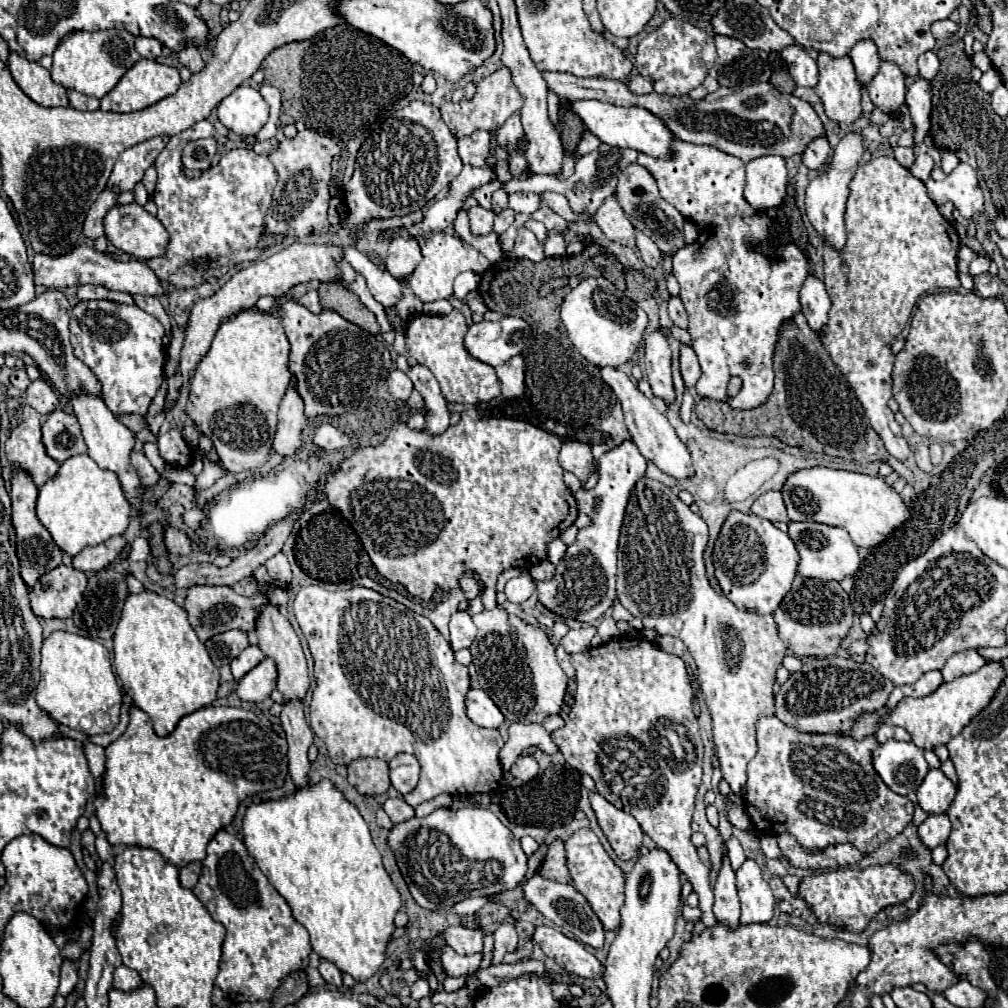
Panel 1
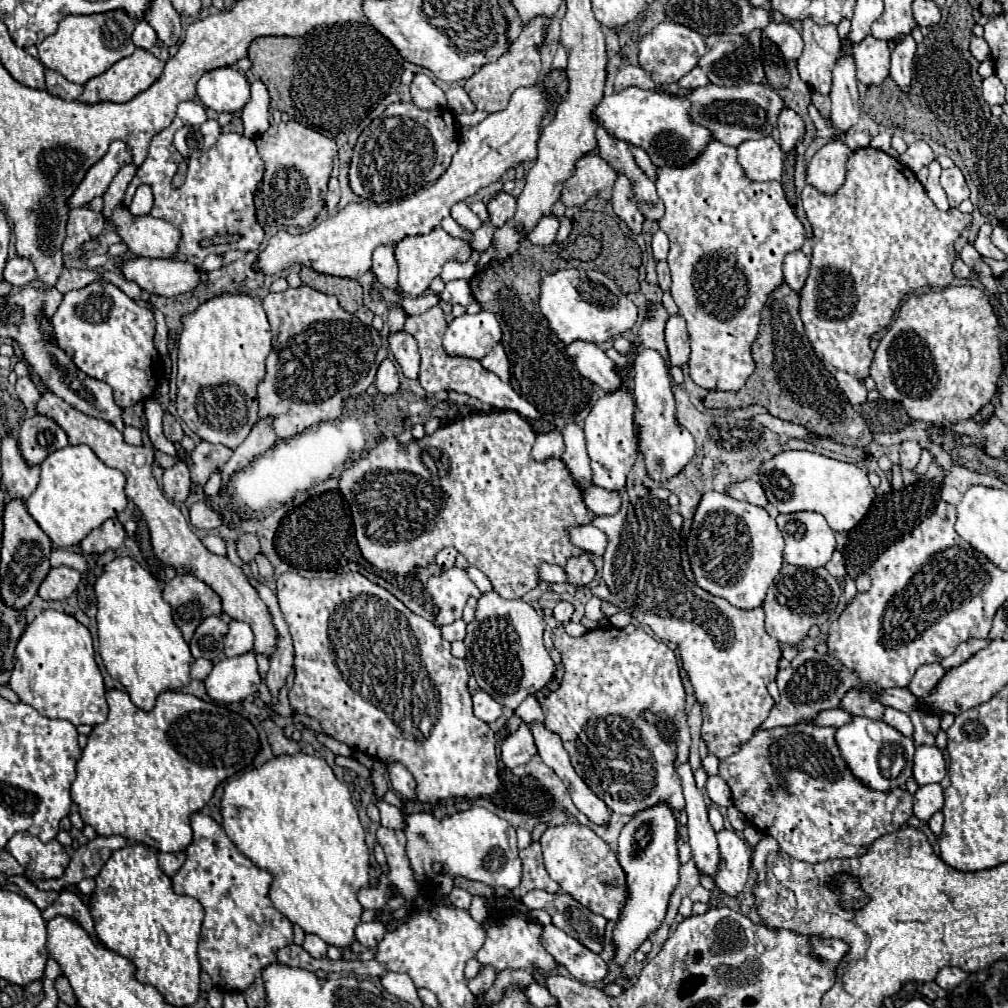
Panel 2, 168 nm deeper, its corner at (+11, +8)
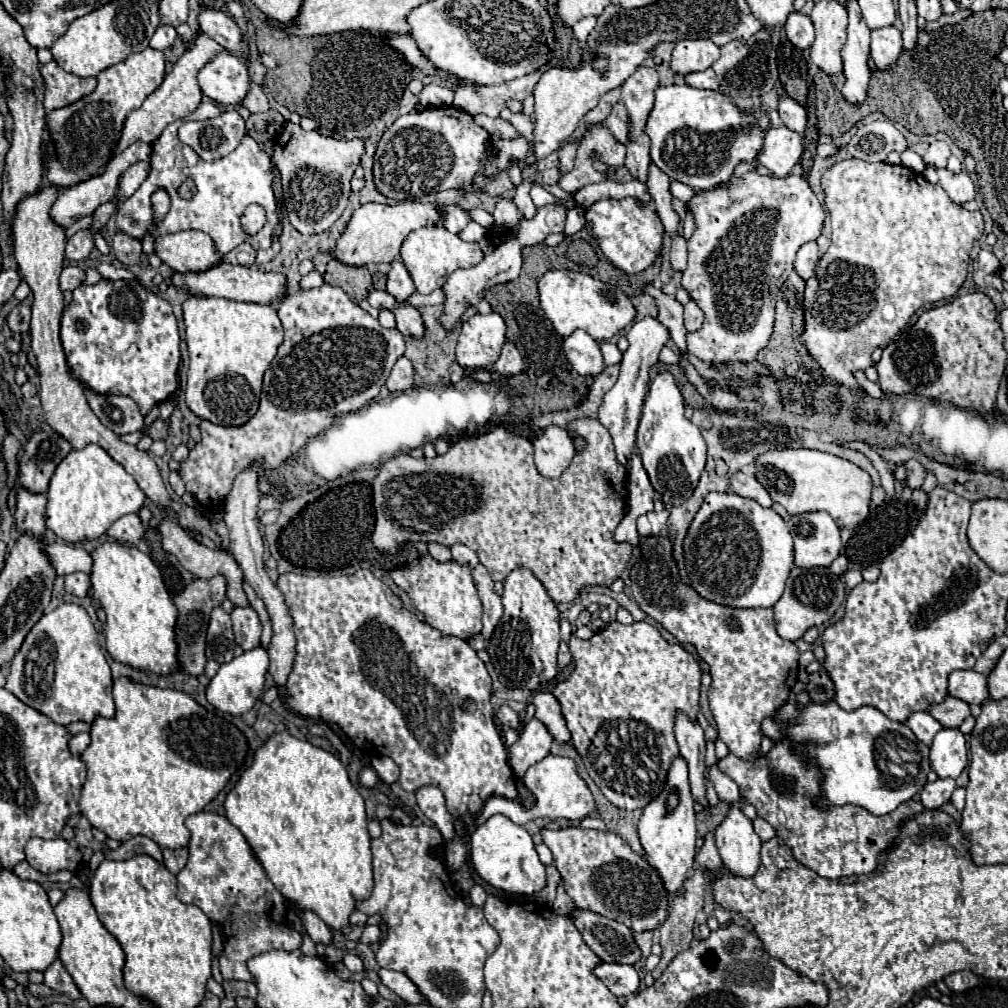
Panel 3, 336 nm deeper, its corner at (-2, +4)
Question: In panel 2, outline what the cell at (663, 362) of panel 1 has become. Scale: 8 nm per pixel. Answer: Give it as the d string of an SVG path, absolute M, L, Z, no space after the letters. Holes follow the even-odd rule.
M641 349L633 365L633 397L635 397L635 429L639 453L645 459L647 475L653 481L667 483L677 475L693 457L695 441L687 429L683 429L675 419L675 401L669 381L669 371L665 359L653 349Z

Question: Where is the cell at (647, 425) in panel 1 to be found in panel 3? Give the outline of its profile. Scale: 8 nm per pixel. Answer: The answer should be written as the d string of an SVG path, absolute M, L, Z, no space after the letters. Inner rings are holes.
M578 329L570 337L564 339L564 353L570 361L570 365L582 375L582 377L598 377L604 373L606 363L600 351L600 343L594 341L586 331Z

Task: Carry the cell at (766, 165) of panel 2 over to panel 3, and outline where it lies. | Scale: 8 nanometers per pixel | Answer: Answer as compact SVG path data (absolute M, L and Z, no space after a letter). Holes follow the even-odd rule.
M770 127L762 153L758 153L758 163L774 173L774 177L784 179L792 167L800 161L804 151L802 137L788 127Z

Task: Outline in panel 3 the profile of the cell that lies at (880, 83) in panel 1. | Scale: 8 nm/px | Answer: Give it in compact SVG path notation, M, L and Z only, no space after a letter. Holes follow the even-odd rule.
M882 27L872 31L870 55L874 59L876 69L890 71L894 61L902 55L902 35L896 27Z

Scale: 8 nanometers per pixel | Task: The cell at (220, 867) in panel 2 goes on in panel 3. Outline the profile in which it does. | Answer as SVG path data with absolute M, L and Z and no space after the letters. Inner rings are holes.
M200 811L186 819L186 827L190 829L190 835L192 835L190 847L188 847L190 859L188 859L186 867L178 873L178 899L184 903L198 905L206 913L206 917L210 917L212 921L216 921L222 927L224 937L226 937L224 951L220 955L222 977L226 981L234 981L234 979L236 981L254 981L254 977L250 977L250 971L246 969L246 961L250 957L256 957L258 953L268 953L270 949L294 951L294 949L300 949L300 945L302 945L302 935L298 931L294 931L286 921L288 903L266 877L264 867L254 857L250 845L242 837L242 833L226 817Z

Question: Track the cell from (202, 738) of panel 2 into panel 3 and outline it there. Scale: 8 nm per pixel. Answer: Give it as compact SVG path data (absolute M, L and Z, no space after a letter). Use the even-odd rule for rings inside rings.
M120 677L114 681L114 703L116 703L116 717L114 719L102 719L102 717L96 717L94 723L92 723L92 731L90 731L90 745L88 749L80 755L84 761L86 761L86 783L82 787L82 795L80 795L80 809L82 809L82 815L92 823L92 827L104 831L110 839L116 839L116 841L128 841L136 835L144 835L144 837L150 837L154 843L158 843L162 849L182 849L182 847L188 847L190 843L190 833L184 825L186 817L194 815L194 813L200 813L224 787L226 783L230 781L230 777L244 767L246 763L246 755L248 755L248 739L246 735L234 725L230 723L228 719L224 719L222 715L218 713L212 713L208 711L206 707L202 707L194 697L182 693L182 691L176 691L176 689L158 689L158 687L144 687L144 685L138 685L138 683L132 683L130 679L126 677Z

